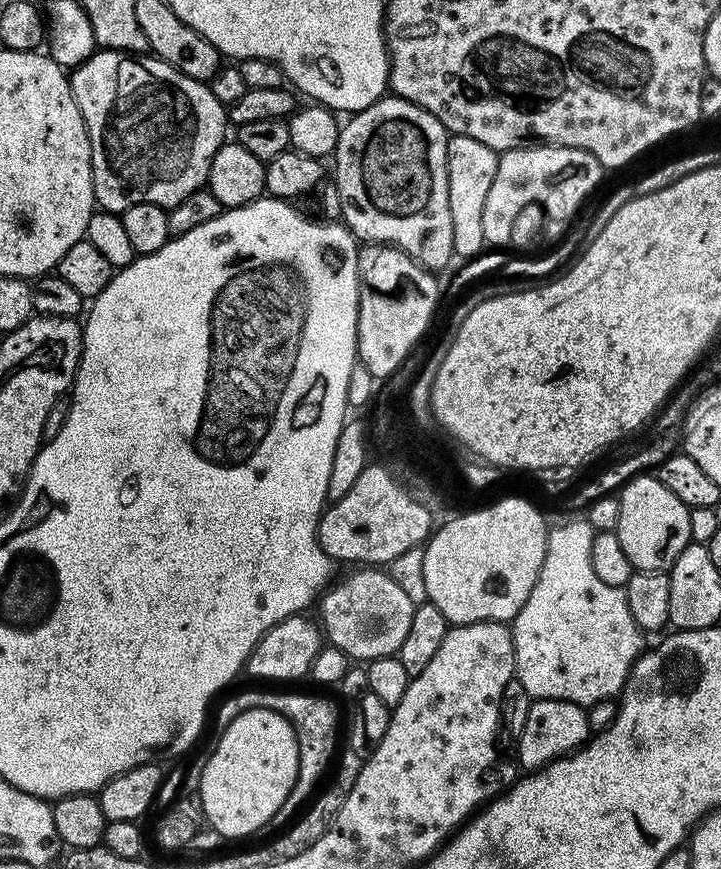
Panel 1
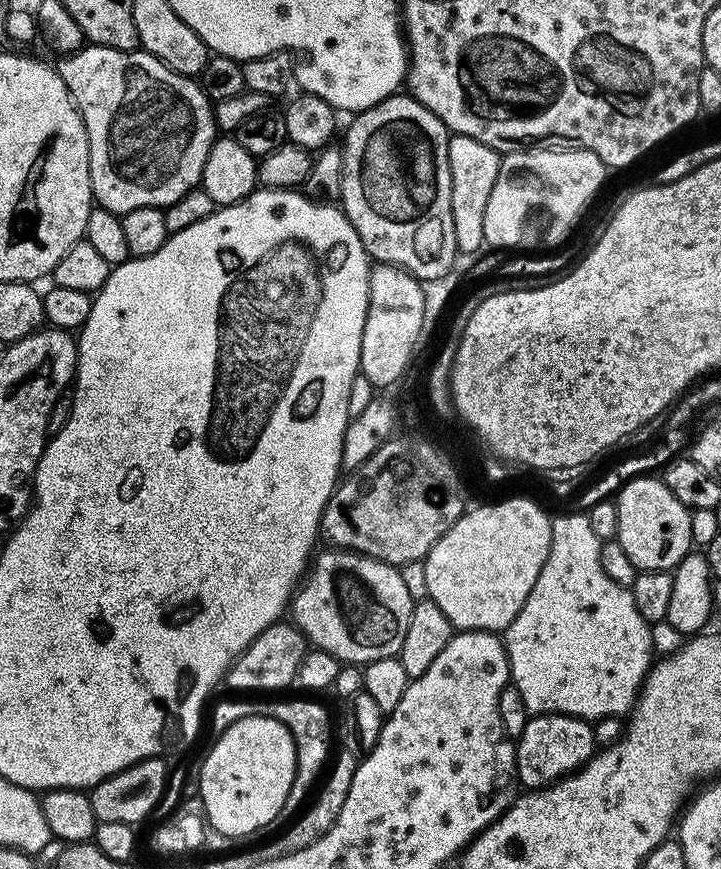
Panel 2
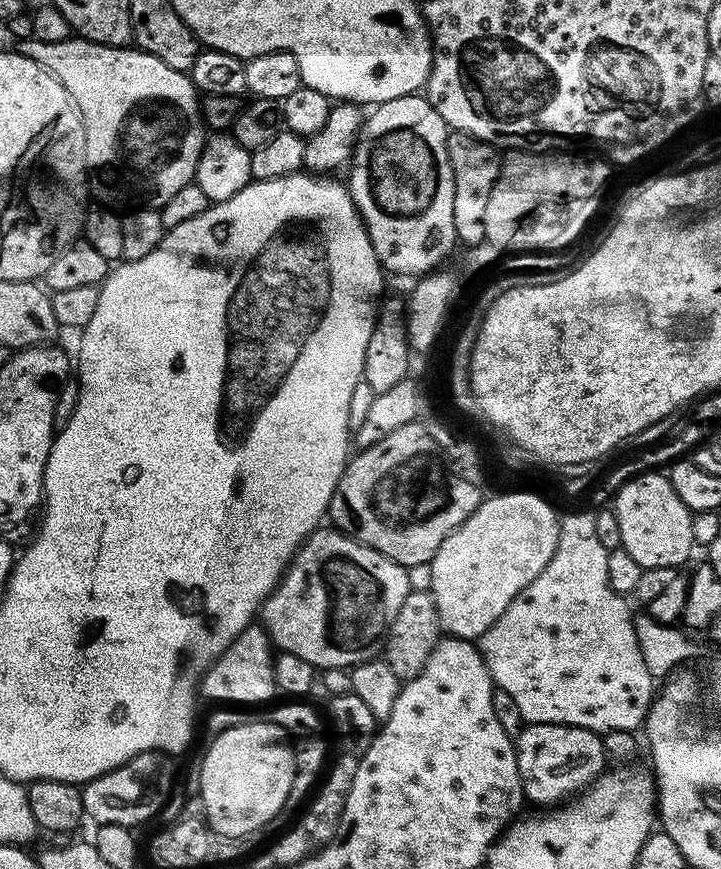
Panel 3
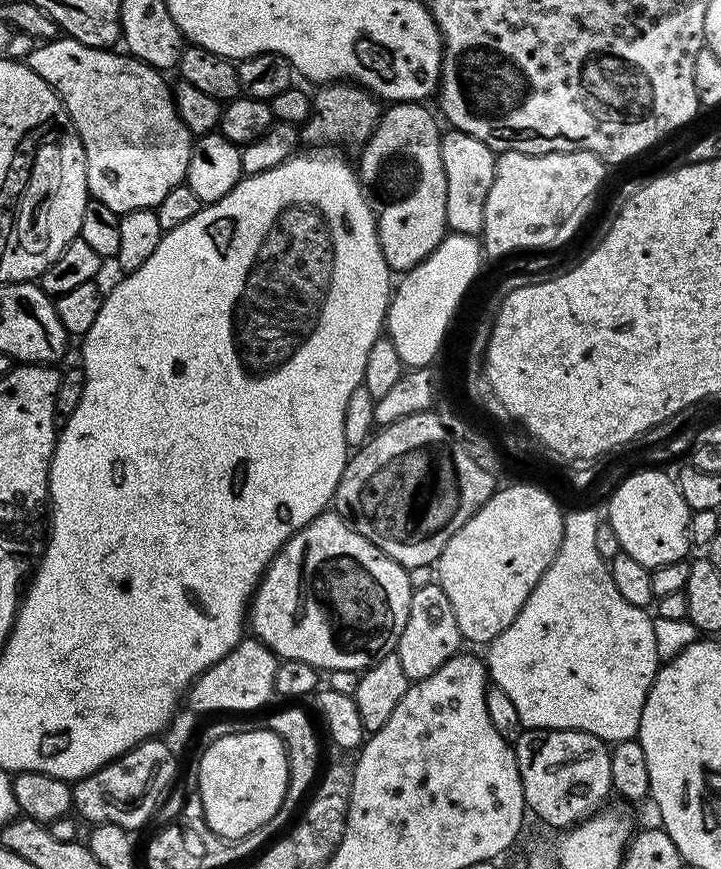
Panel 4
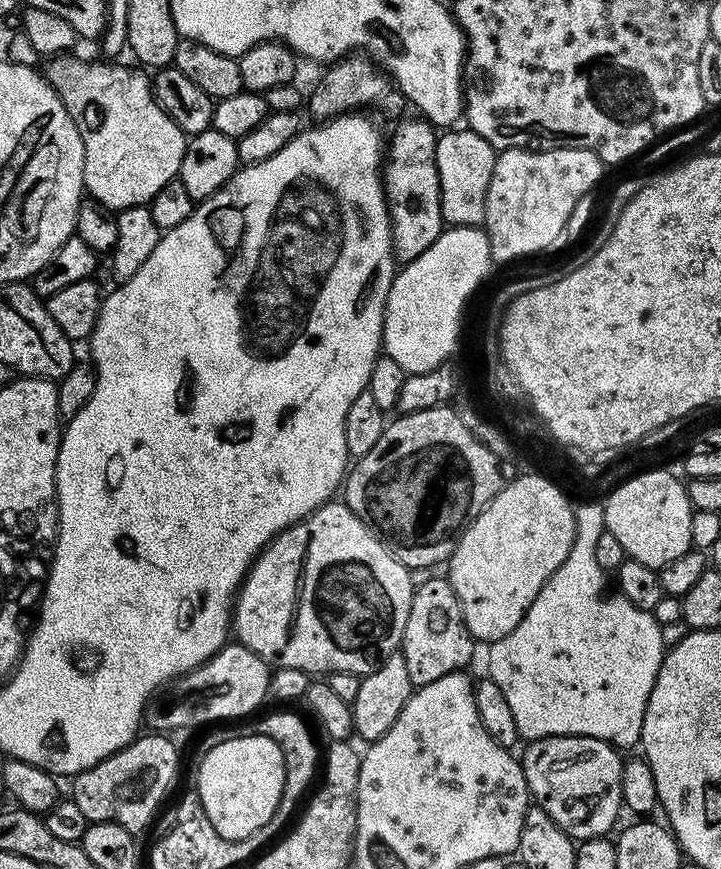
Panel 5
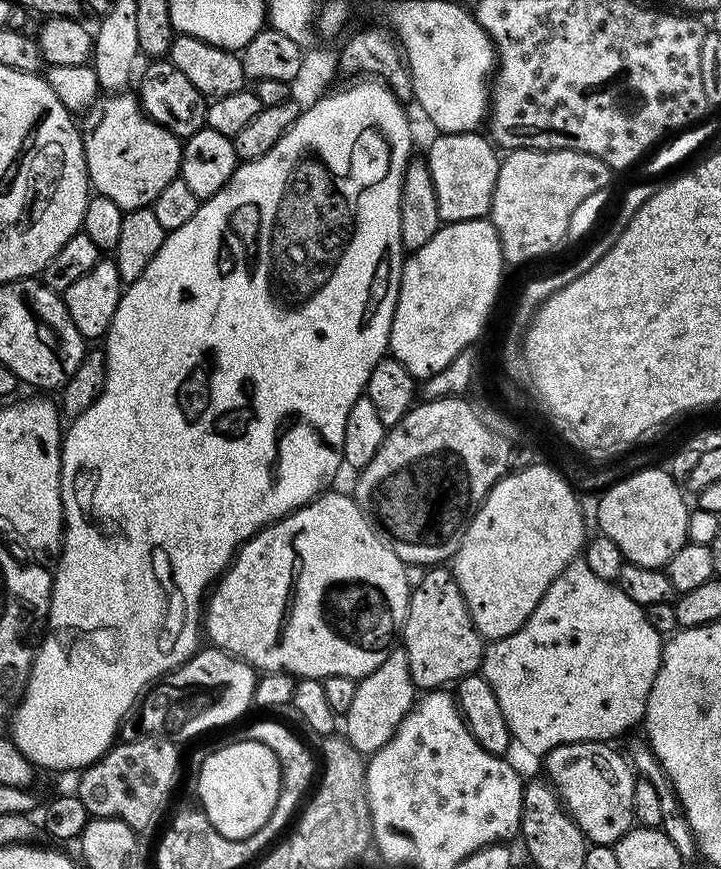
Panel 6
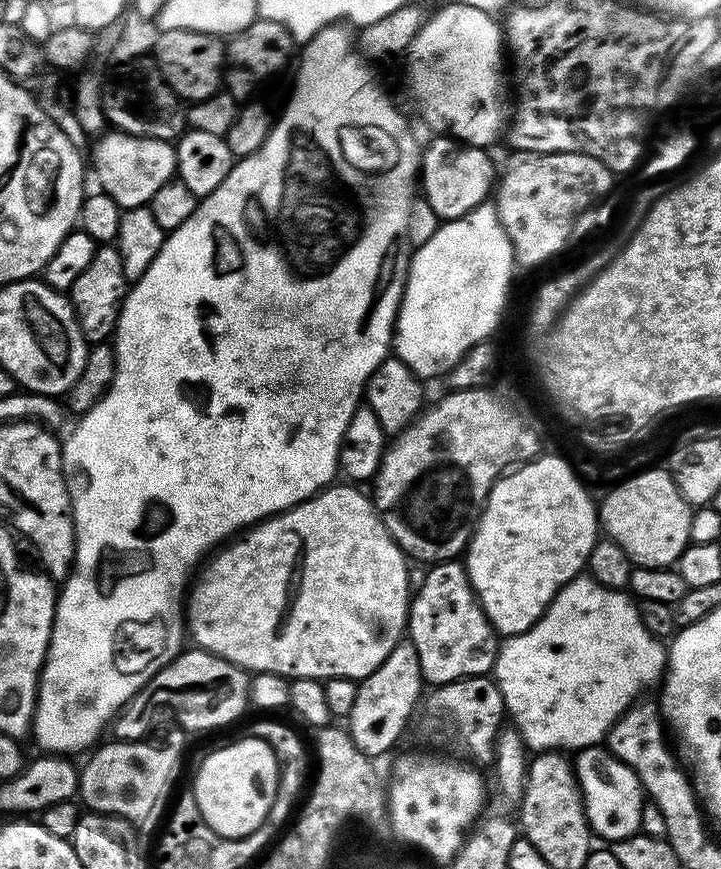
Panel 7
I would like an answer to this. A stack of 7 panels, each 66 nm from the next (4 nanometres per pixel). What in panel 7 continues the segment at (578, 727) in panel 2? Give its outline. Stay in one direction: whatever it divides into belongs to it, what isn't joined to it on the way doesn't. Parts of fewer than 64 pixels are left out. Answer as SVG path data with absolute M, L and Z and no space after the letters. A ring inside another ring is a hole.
M593 746L579 749L574 756L574 771L576 773L576 784L580 788L580 797L584 799L584 813L588 819L588 827L597 837L615 842L625 840L640 832L642 822L642 810L646 803L646 793L640 786L640 780L619 758L613 756L604 746Z

